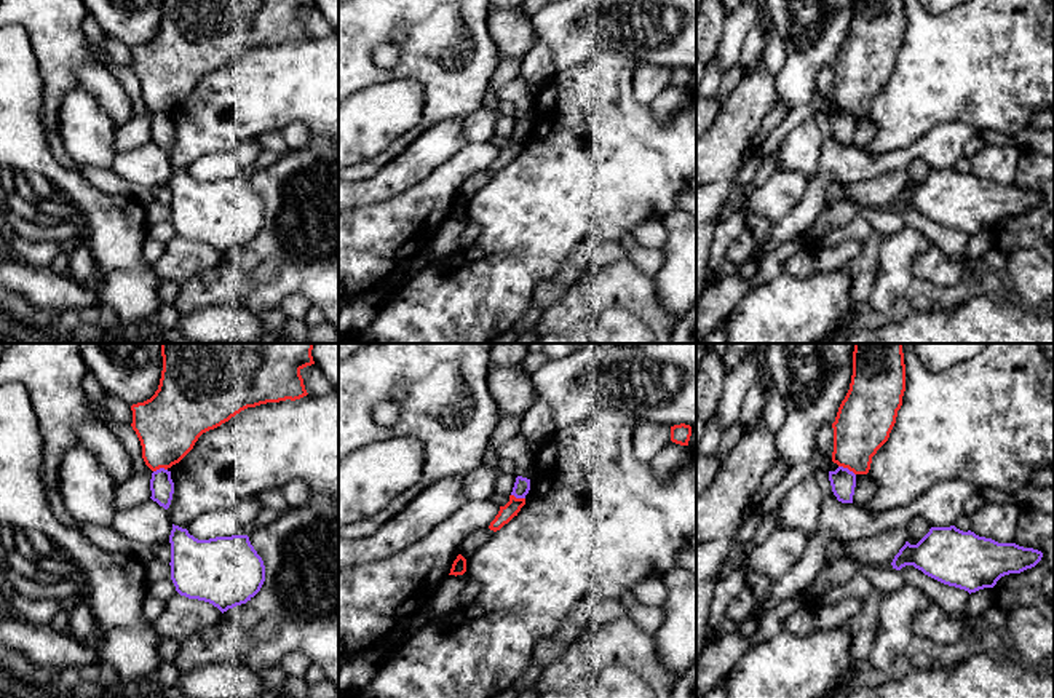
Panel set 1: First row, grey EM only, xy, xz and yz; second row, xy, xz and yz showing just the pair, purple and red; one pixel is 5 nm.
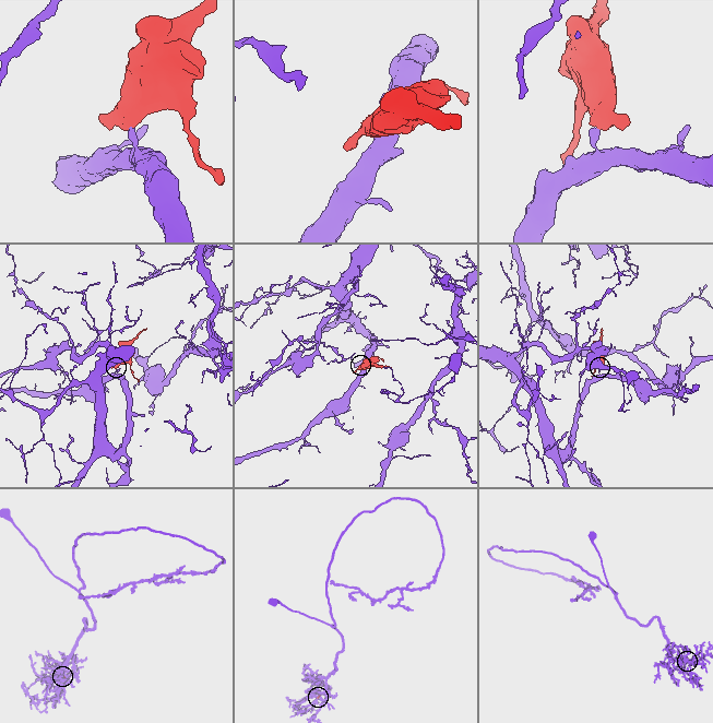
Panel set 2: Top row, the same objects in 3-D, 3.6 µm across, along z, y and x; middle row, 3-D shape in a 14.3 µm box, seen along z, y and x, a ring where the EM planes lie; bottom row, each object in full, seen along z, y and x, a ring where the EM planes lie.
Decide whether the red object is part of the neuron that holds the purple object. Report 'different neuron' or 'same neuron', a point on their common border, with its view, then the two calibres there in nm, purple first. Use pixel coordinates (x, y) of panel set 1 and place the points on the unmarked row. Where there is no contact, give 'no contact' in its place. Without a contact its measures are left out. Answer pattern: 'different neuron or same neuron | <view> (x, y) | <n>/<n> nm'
different neuron | yz (847, 111) | 130/280 nm

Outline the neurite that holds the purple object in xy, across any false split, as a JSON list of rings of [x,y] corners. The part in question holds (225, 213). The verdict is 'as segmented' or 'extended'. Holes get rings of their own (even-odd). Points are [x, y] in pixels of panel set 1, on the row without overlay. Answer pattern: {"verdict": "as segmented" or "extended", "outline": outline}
{"verdict": "as segmented", "outline": [[[172,166],[171,222],[176,233],[188,241],[212,246],[222,256],[251,243],[265,224],[265,208],[248,177],[216,179],[198,182],[187,171]]]}

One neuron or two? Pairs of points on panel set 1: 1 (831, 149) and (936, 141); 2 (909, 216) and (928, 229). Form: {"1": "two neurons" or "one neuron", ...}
{"1": "one neuron", "2": "one neuron"}

